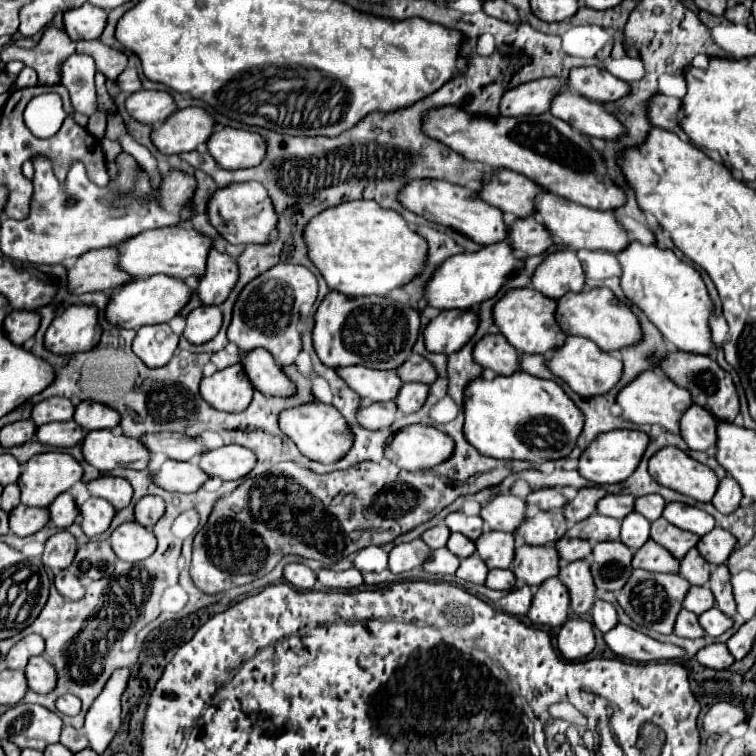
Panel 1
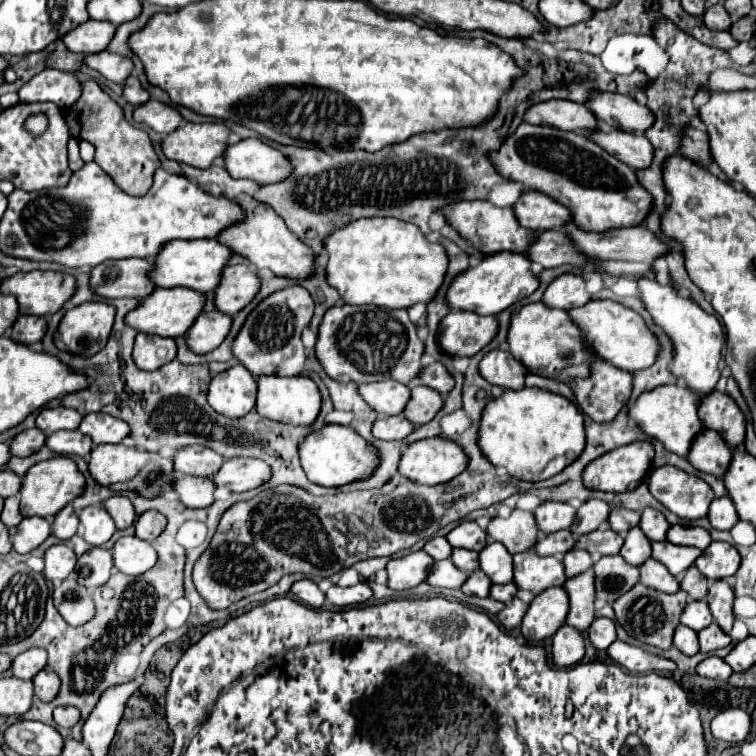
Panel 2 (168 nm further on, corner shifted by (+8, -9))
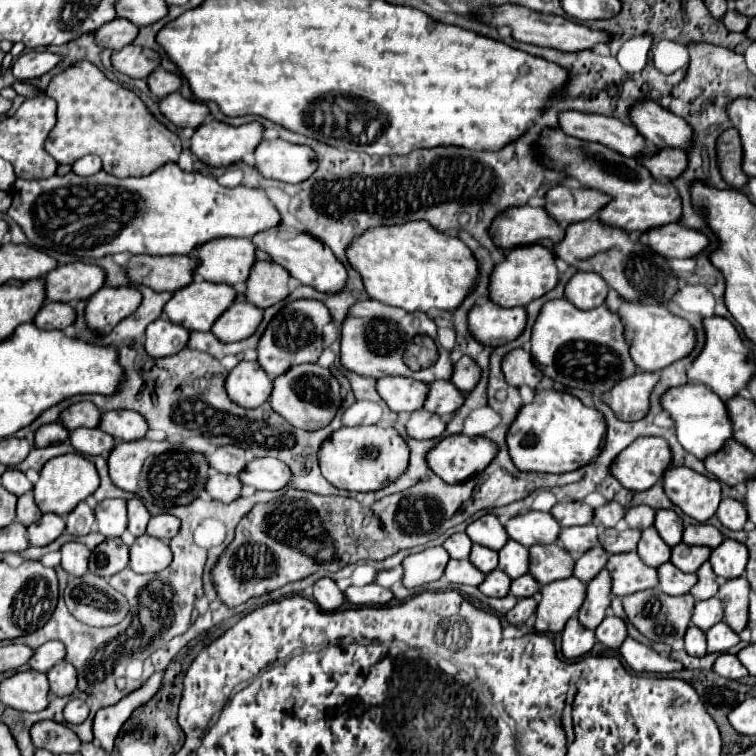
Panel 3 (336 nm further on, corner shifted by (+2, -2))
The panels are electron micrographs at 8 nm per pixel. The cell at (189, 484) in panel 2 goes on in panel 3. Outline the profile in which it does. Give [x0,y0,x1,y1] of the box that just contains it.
[207,471,241,503]

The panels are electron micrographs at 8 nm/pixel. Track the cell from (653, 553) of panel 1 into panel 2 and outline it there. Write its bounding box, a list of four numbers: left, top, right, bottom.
[639,558,679,594]

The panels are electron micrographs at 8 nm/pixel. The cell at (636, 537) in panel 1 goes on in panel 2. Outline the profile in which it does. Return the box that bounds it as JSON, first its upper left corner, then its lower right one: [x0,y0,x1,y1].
[619,526,651,566]

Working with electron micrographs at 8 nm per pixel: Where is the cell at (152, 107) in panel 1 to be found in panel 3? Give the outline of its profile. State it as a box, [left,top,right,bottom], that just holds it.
[159,93,209,129]

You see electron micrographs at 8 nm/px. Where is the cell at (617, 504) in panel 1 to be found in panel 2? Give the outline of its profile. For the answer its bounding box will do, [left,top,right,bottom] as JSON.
[607,508,641,534]

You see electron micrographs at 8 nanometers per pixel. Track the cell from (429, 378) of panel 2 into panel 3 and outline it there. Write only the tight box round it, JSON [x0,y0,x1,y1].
[451,355,481,393]

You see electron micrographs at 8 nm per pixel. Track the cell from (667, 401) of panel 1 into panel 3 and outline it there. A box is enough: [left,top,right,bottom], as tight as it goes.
[661,383,733,461]

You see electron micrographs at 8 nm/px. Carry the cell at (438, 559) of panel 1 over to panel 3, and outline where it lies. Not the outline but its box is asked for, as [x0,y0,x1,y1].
[445,559,485,587]

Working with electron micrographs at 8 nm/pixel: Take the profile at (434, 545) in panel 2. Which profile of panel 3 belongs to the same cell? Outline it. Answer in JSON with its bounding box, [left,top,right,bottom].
[445,533,473,559]

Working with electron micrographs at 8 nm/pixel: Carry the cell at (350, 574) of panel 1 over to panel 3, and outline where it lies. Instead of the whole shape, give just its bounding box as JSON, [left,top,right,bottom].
[345,583,393,605]

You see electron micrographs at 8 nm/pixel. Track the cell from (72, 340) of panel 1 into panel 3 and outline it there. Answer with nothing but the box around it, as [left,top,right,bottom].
[85,285,141,333]

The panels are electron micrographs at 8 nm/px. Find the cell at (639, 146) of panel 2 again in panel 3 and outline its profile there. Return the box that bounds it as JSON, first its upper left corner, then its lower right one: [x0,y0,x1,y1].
[641,149,689,181]

